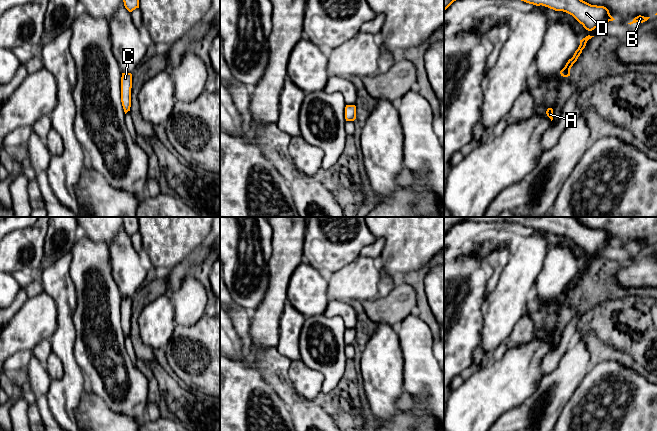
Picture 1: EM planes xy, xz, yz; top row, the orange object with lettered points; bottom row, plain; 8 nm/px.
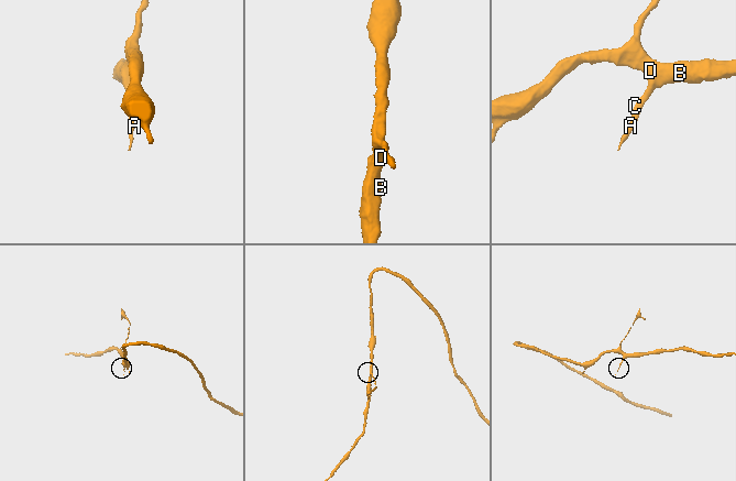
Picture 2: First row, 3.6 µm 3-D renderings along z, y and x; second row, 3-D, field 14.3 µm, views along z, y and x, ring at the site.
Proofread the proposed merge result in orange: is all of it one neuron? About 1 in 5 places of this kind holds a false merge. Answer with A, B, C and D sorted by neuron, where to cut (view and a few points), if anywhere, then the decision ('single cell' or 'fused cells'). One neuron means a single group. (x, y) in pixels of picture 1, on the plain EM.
A B C D; no cut; single cell

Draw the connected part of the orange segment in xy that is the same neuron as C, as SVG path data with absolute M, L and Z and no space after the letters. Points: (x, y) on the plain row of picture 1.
M122 297L121 301L121 326L125 338L130 335L131 331L131 312L132 312L132 298Z

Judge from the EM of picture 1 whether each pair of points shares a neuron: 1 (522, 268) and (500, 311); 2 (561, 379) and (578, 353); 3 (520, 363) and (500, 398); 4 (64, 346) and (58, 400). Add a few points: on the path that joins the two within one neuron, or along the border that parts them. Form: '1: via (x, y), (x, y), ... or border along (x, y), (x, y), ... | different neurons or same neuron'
1: via (516, 279), (508, 300) | same neuron
2: via (567, 373), (572, 368), (576, 359) | same neuron
3: via (518, 372), (501, 389) | same neuron
4: via (68, 359), (68, 383), (64, 387) | same neuron

